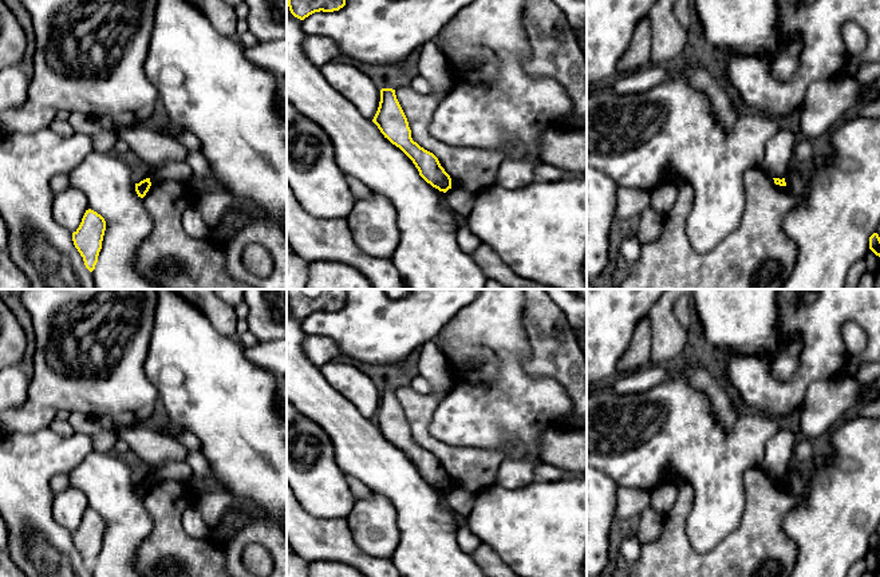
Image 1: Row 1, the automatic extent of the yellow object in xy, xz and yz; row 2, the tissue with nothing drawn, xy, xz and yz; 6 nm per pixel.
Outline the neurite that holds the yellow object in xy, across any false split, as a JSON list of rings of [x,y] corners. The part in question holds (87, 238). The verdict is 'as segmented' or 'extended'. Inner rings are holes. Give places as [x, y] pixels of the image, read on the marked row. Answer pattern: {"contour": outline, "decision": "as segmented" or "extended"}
{"contour": [[[88,209],[83,216],[79,228],[72,233],[74,245],[83,257],[84,265],[90,272],[95,269],[98,262],[104,230],[104,218]]], "decision": "as segmented"}

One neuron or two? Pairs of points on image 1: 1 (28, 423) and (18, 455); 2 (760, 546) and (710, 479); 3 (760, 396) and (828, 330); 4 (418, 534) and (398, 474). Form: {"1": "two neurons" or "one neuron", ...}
{"1": "two neurons", "2": "two neurons", "3": "one neuron", "4": "one neuron"}

